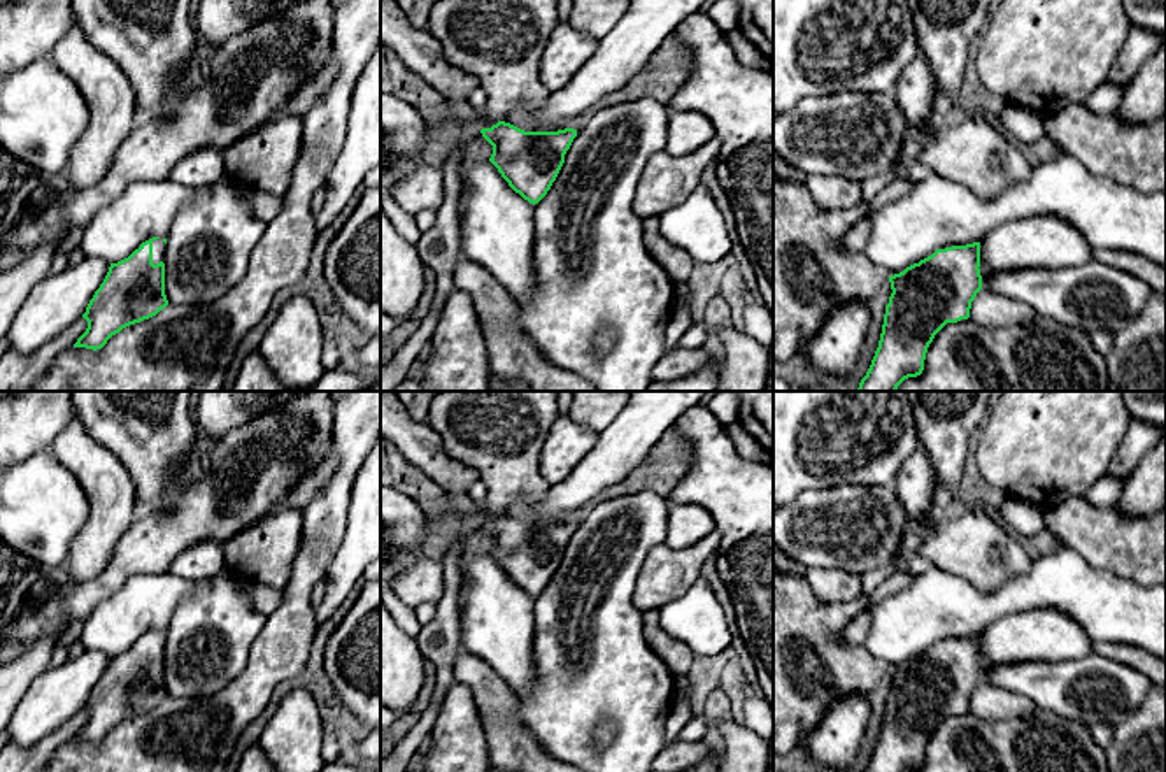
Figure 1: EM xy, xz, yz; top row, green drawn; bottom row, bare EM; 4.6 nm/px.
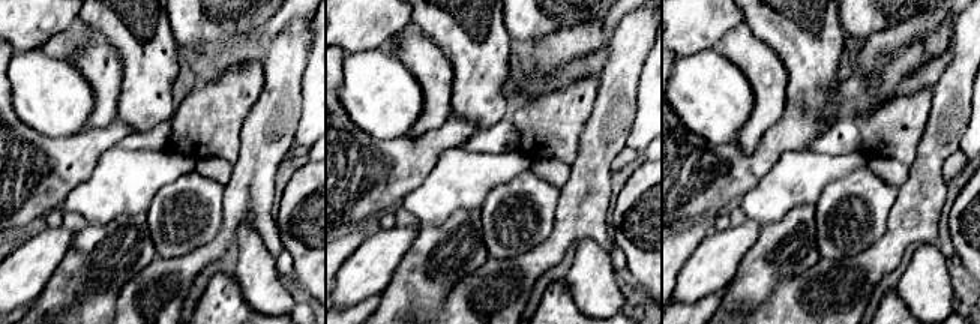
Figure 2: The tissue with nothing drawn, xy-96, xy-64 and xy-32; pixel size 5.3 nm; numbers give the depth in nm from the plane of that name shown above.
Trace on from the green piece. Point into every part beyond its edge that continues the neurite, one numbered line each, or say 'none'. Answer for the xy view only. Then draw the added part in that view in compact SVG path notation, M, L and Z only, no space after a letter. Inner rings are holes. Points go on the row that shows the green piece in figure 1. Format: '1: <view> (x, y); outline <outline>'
1: xy (158, 246); outline M163 239L153 240L153 263L160 263L165 258L165 242Z

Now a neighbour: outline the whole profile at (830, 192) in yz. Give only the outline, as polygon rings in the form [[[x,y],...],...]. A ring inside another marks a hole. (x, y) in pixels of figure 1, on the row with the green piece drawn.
[[[807,175],[805,184],[815,204],[826,211],[849,211],[863,202],[859,181],[842,175]]]

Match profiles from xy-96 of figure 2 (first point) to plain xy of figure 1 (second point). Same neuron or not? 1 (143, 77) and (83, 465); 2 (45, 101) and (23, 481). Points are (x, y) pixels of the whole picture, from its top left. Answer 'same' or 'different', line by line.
1: different
2: same

